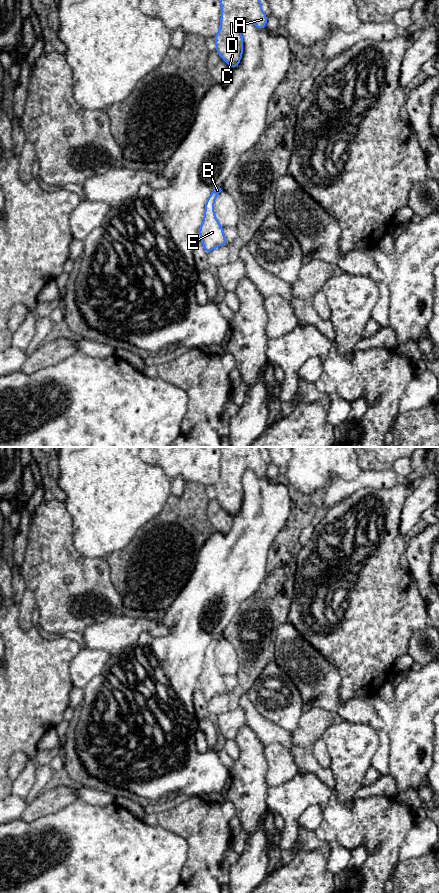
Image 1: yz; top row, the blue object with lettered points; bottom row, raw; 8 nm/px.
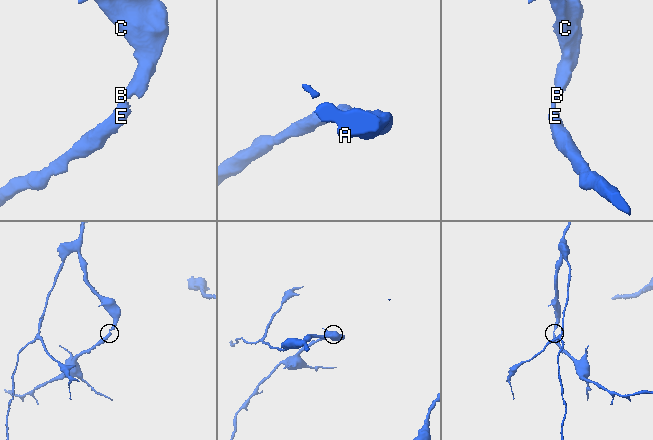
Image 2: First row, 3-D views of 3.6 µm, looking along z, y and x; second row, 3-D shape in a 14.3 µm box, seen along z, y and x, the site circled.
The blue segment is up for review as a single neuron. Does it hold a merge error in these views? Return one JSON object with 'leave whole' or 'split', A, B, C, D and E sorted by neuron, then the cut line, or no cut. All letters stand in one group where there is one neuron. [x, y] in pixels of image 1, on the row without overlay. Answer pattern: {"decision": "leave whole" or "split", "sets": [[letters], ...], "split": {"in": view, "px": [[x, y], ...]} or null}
{"decision": "leave whole", "sets": [["A", "B", "C", "D", "E"]], "split": null}

